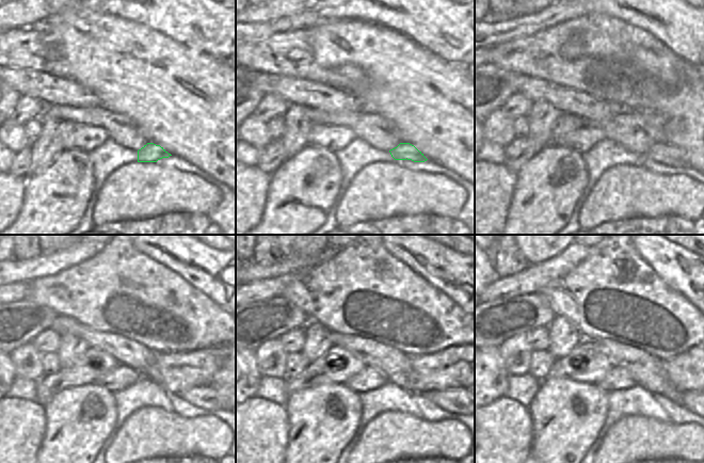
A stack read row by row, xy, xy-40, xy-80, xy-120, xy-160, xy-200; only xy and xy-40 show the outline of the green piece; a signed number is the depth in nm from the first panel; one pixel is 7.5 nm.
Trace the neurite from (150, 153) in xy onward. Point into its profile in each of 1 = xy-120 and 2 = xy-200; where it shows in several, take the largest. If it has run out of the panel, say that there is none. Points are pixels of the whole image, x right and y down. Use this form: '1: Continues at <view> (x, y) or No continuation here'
1: Continues at xy-120 (207, 397)
2: Continues at xy-200 (691, 400)

